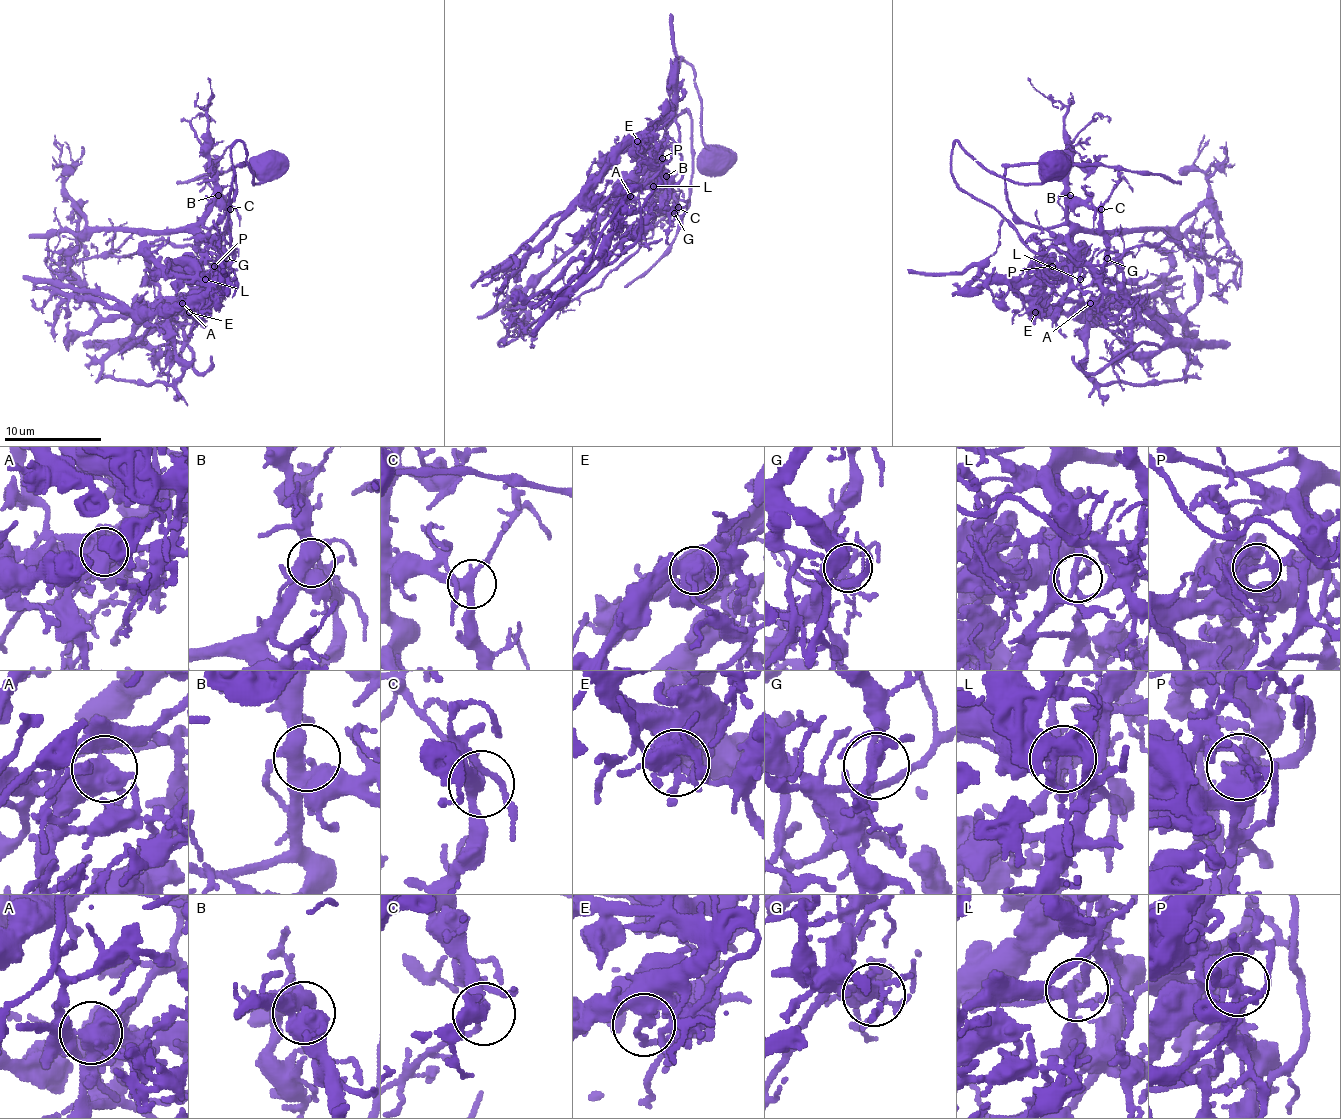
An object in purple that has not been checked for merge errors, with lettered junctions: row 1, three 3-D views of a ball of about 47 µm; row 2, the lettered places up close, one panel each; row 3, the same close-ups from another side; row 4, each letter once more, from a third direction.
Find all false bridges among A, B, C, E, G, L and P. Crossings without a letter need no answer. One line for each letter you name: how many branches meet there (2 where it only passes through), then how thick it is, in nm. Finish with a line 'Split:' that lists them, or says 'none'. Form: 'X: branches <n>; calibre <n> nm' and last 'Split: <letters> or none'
A: branches 3; calibre 550 nm
E: branches 4; calibre 280 nm
G: branches 6; calibre 280 nm
L: branches 5; calibre 240 nm
P: branches 4; calibre 240 nm
Split: A, E, G, L, P

